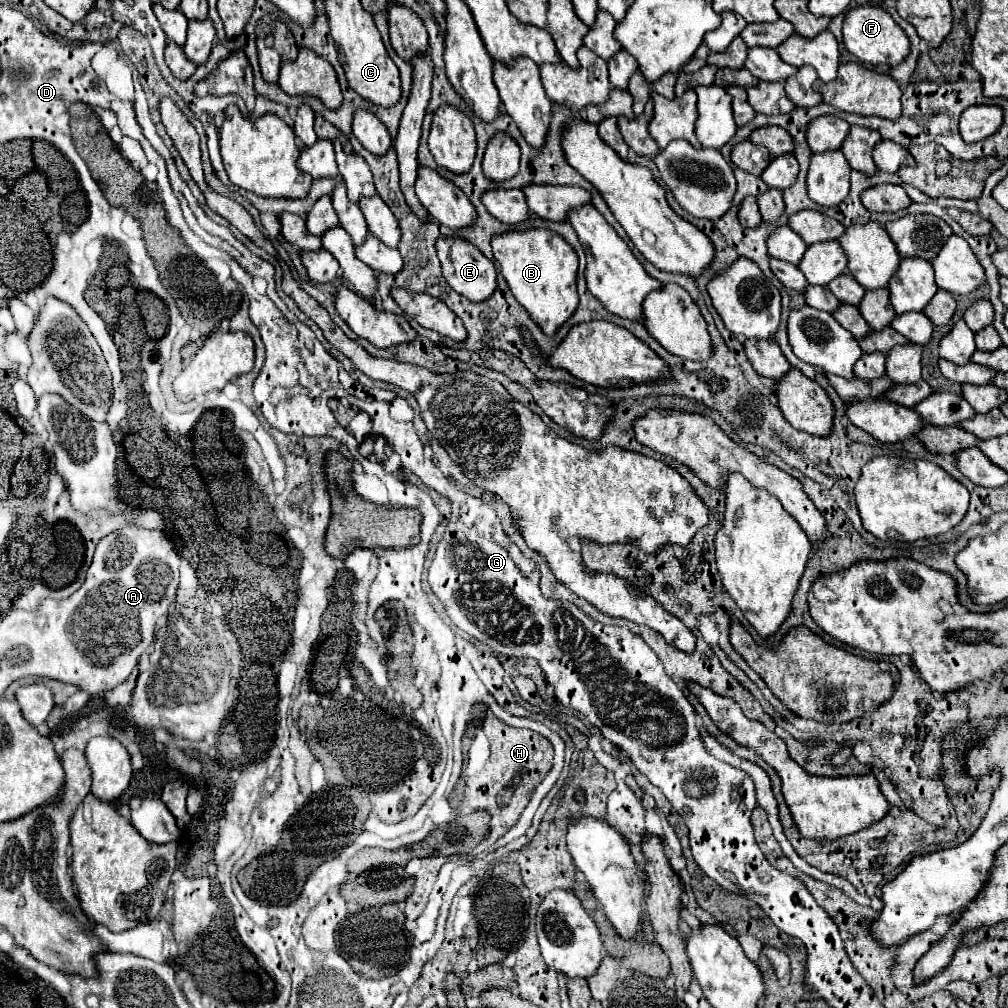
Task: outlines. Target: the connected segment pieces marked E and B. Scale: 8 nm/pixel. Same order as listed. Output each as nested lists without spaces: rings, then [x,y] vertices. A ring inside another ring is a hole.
[[[450,235],[450,237],[440,237],[436,241],[436,251],[438,251],[438,259],[442,263],[442,273],[444,279],[448,281],[448,285],[464,295],[466,299],[470,299],[472,303],[480,303],[486,301],[494,289],[496,289],[496,267],[490,259],[486,259],[472,243],[468,243],[466,239],[458,237],[458,235]]]
[[[528,229],[494,235],[492,251],[514,297],[542,327],[546,335],[554,335],[556,329],[578,307],[578,293],[576,293],[578,255],[574,253],[574,249],[554,231]]]

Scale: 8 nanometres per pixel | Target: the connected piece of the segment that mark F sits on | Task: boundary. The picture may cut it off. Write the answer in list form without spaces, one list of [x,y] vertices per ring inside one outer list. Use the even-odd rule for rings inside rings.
[[[854,7],[846,13],[844,25],[842,25],[842,33],[844,33],[844,45],[846,49],[858,57],[860,63],[866,65],[890,65],[896,67],[898,63],[904,61],[904,57],[910,51],[910,41],[906,37],[906,33],[894,23],[894,19],[888,15],[888,11],[884,11],[882,7]]]

